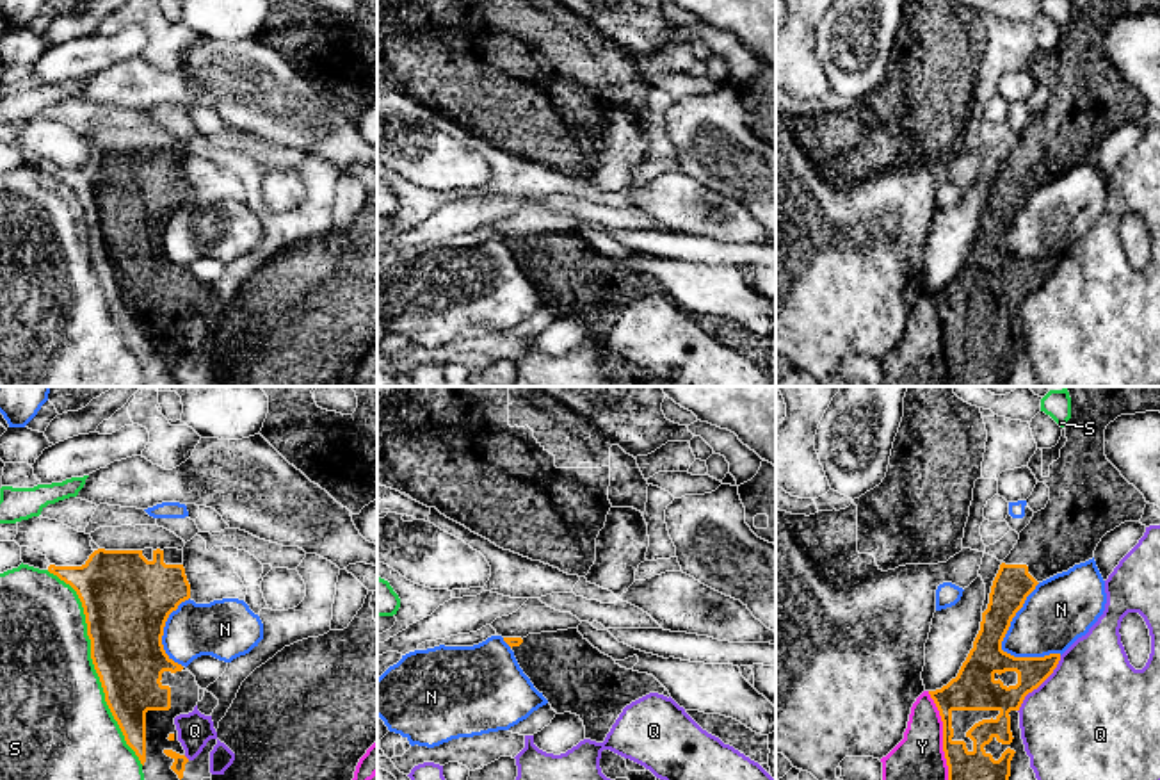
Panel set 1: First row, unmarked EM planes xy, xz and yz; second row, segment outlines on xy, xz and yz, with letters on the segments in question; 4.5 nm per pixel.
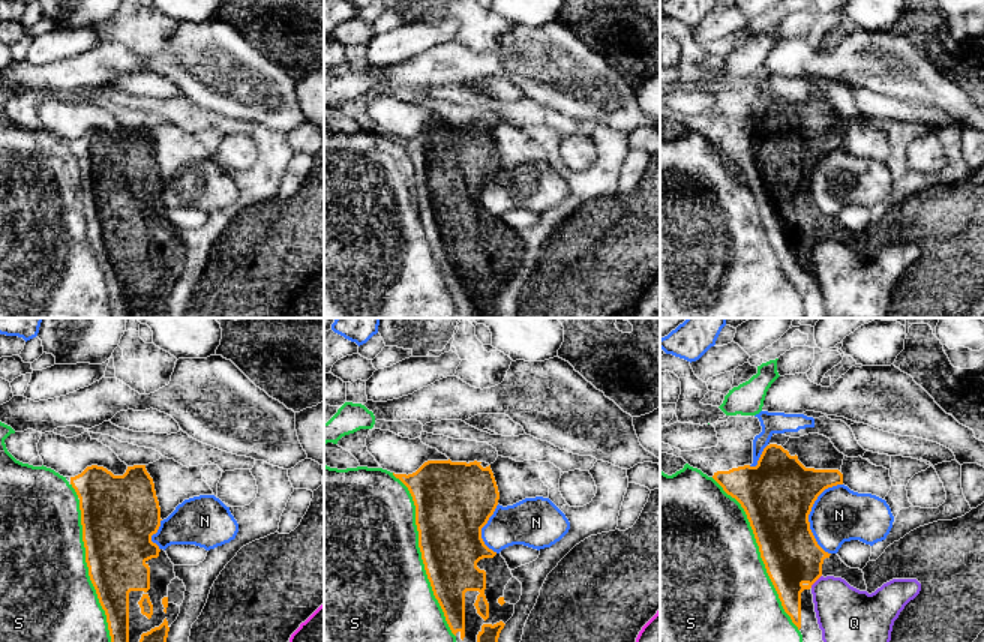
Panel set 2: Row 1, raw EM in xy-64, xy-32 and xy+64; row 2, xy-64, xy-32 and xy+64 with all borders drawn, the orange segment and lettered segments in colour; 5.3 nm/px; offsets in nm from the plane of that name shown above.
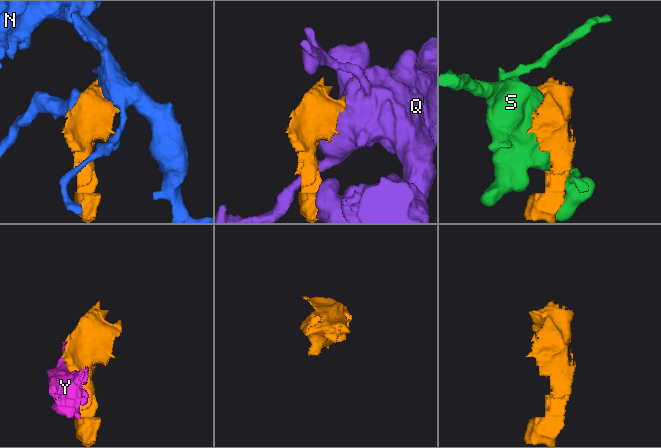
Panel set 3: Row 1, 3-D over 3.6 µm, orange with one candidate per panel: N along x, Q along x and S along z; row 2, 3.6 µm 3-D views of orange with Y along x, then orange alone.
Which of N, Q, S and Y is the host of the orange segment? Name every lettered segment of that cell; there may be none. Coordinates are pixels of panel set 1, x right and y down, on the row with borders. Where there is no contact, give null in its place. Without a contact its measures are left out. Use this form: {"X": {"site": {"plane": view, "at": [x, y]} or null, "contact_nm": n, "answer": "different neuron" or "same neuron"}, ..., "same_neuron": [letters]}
{"N": {"site": {"plane": "yz", "at": [1011, 620]}, "contact_nm": 360, "answer": "different neuron"}, "Q": {"site": {"plane": "yz", "at": [1039, 684]}, "contact_nm": 320, "answer": "different neuron"}, "S": {"site": {"plane": "xy", "at": [93, 663]}, "contact_nm": 1000, "answer": "different neuron"}, "Y": {"site": {"plane": "yz", "at": [943, 736]}, "contact_nm": 420, "answer": "different neuron"}, "same_neuron": []}

